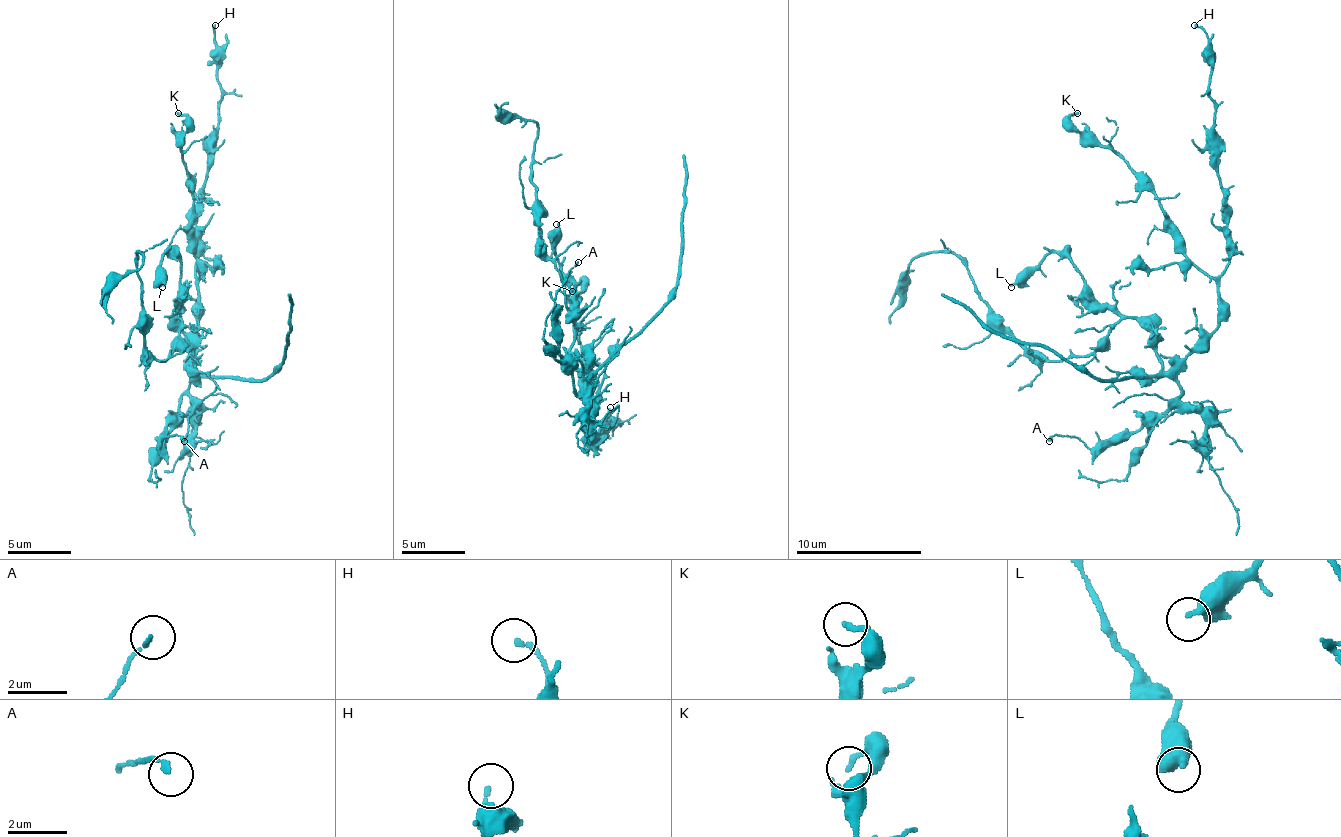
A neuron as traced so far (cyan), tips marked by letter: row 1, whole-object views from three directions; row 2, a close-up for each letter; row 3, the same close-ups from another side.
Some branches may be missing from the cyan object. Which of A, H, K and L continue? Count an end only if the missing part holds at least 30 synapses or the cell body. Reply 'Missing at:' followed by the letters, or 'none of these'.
Missing at: none of these

